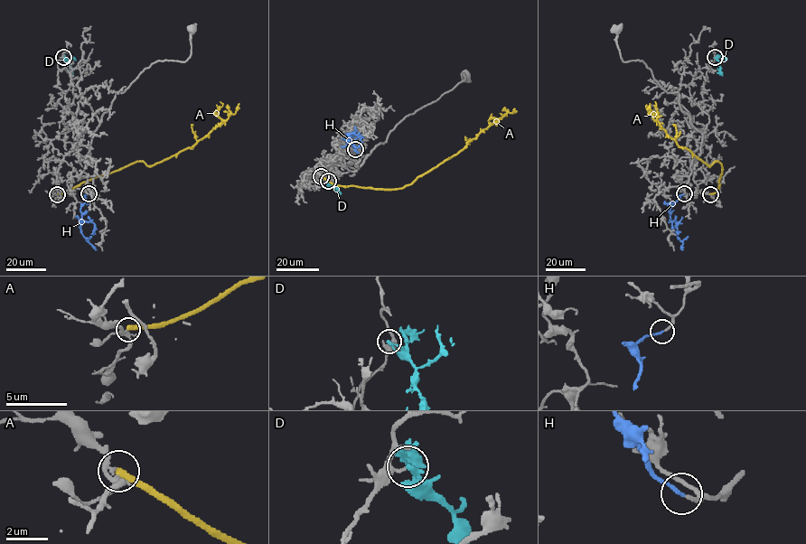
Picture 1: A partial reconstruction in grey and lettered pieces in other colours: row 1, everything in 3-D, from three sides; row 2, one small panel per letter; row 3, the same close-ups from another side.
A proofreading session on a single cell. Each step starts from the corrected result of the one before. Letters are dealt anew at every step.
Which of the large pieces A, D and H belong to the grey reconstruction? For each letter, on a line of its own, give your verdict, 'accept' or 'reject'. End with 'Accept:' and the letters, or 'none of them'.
A: reject
D: reject
H: accept
Accept: H

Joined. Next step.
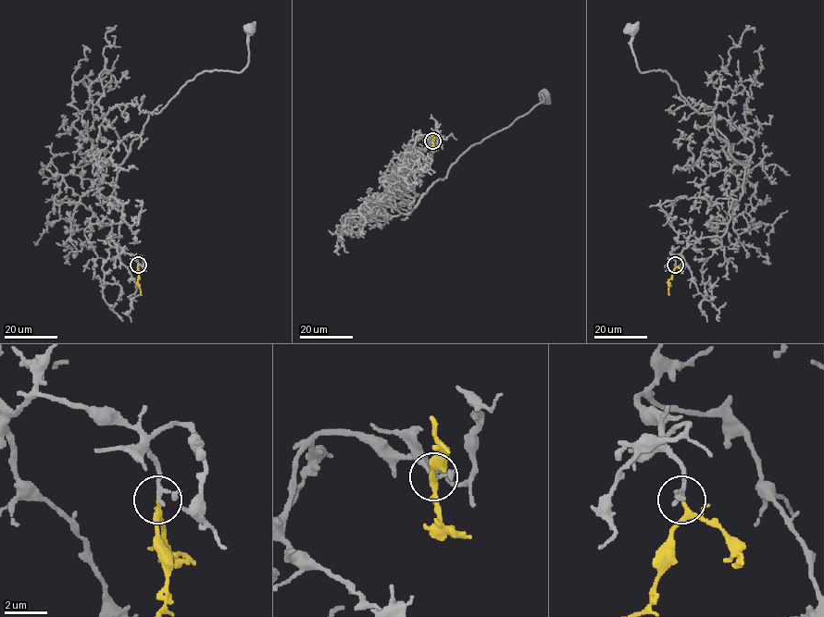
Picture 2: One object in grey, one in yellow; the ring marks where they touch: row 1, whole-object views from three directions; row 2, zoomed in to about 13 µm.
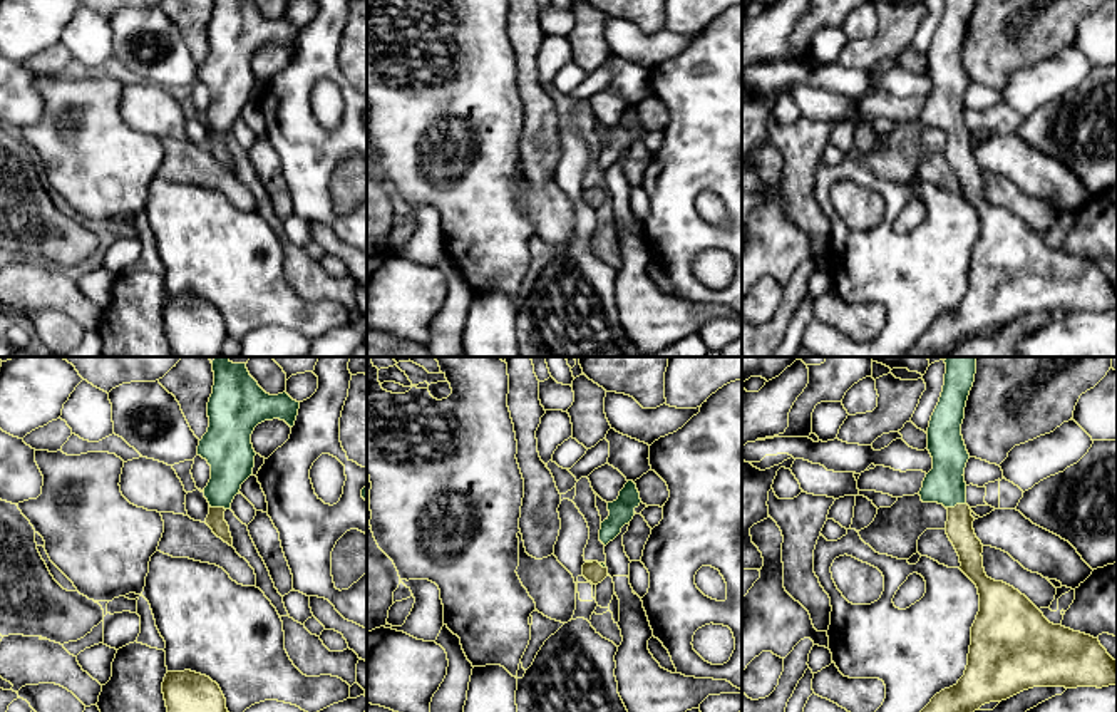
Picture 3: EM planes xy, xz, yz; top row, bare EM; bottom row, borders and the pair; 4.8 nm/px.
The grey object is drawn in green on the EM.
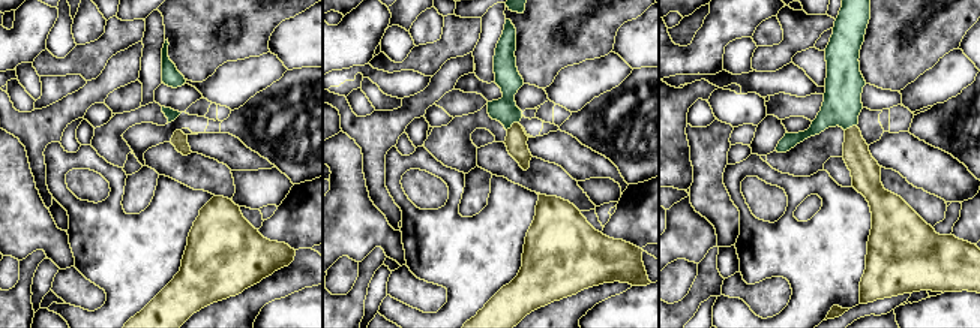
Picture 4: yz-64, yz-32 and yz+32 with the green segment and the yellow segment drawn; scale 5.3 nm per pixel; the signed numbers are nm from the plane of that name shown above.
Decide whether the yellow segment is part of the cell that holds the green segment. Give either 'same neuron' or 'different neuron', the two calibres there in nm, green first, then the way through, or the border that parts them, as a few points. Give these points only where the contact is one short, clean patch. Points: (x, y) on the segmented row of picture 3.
same neuron | 190/130 nm | across yz (945, 484), (955, 505), (960, 530)

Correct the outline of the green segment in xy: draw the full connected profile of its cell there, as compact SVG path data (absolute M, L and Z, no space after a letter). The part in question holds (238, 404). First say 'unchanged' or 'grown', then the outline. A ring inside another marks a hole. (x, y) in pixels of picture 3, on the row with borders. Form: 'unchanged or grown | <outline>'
grown | M216 357L211 364L214 385L208 402L209 427L198 446L198 456L211 466L211 479L203 491L209 503L204 523L233 546L224 511L253 474L256 452L251 434L258 424L273 419L293 427L300 402L286 392L266 394L250 375L246 364L233 364L228 357Z

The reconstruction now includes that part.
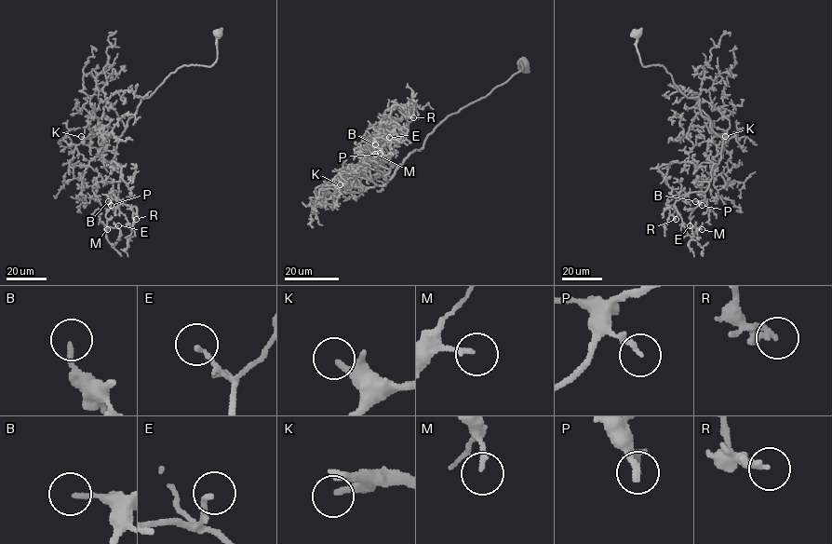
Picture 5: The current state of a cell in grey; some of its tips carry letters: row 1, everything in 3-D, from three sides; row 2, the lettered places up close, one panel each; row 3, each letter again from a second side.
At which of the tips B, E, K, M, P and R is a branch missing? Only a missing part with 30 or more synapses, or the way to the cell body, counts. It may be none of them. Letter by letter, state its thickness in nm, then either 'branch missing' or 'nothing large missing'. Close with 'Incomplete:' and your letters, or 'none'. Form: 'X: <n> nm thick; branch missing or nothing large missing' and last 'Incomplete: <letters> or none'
B: 150 nm thick; nothing large missing
E: 170 nm thick; nothing large missing
K: 180 nm thick; branch missing
M: 140 nm thick; nothing large missing
P: 200 nm thick; nothing large missing
R: 280 nm thick; nothing large missing
Incomplete: K

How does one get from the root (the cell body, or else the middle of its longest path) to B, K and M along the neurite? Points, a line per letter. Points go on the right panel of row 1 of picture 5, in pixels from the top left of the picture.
B: (637, 33), (642, 65), (662, 65), (683, 93), (698, 97), (701, 115), (723, 141), (705, 198), (695, 201)
K: (637, 33), (642, 65), (662, 65), (725, 136)
M: (637, 33), (642, 65), (662, 65), (698, 97), (723, 141), (690, 214), (702, 229)

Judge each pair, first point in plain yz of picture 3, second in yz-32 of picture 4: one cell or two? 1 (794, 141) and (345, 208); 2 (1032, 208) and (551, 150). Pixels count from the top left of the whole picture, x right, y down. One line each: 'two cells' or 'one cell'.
1: two cells
2: two cells

